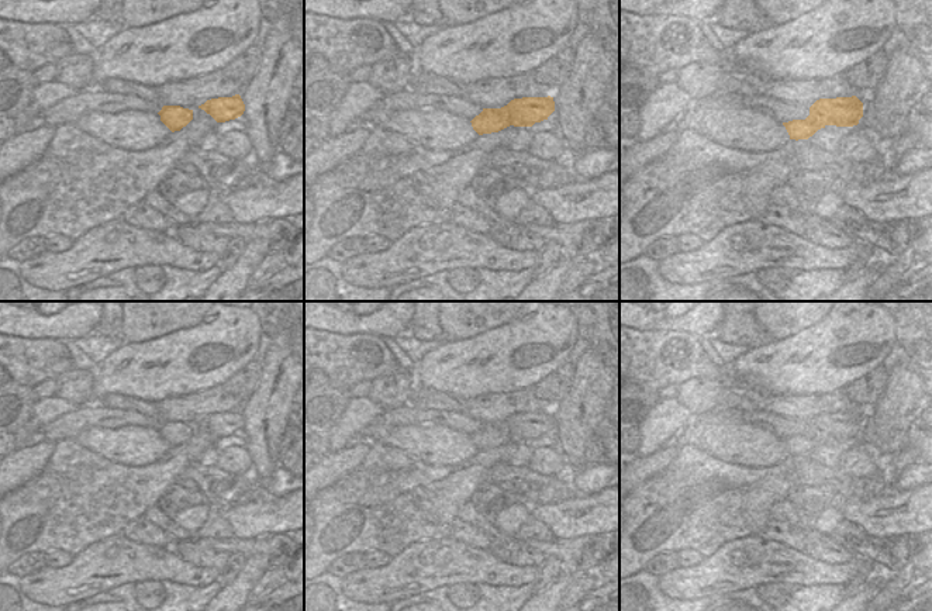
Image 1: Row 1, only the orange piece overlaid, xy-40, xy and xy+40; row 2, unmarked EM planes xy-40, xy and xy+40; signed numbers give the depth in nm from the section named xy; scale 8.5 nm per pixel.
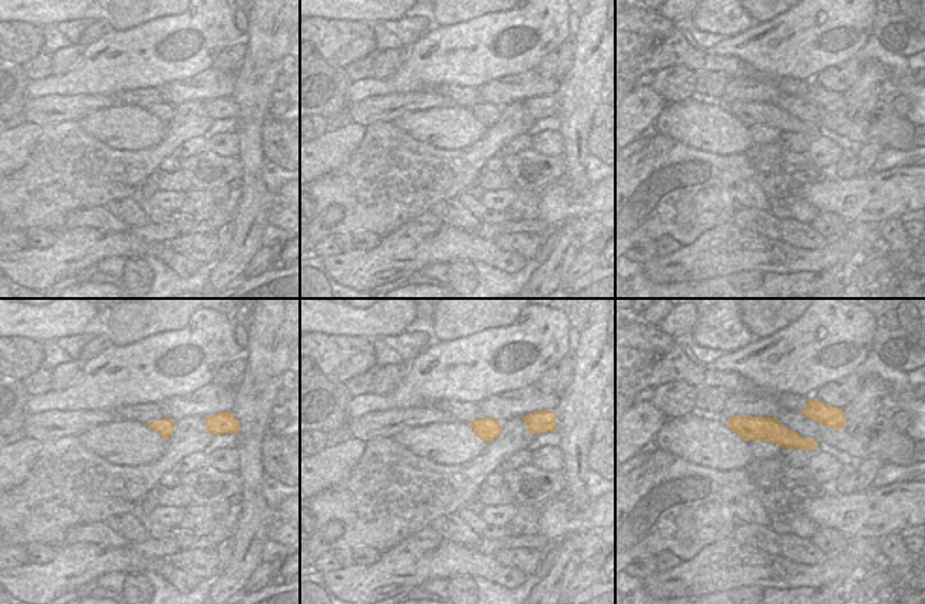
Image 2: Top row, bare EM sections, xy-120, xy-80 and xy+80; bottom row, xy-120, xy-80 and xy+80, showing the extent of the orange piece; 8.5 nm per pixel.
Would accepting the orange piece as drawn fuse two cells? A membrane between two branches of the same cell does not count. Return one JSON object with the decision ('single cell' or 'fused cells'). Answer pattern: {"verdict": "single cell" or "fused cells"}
{"verdict": "fused cells"}

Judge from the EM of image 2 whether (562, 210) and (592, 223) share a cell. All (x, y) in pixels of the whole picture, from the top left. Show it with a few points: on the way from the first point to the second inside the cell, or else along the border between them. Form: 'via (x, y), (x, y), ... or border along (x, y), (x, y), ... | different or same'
border along (599, 216), (580, 217) | different

